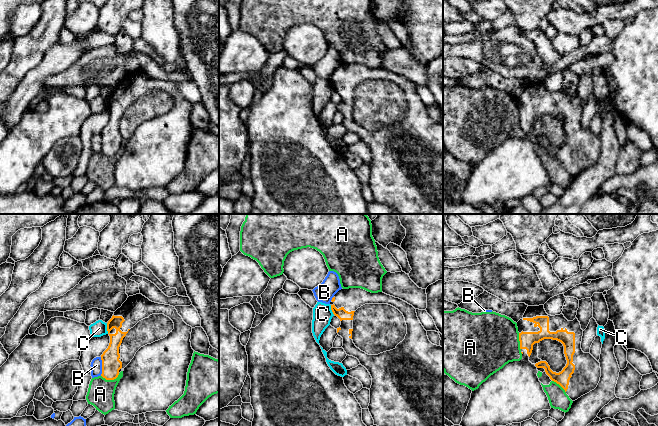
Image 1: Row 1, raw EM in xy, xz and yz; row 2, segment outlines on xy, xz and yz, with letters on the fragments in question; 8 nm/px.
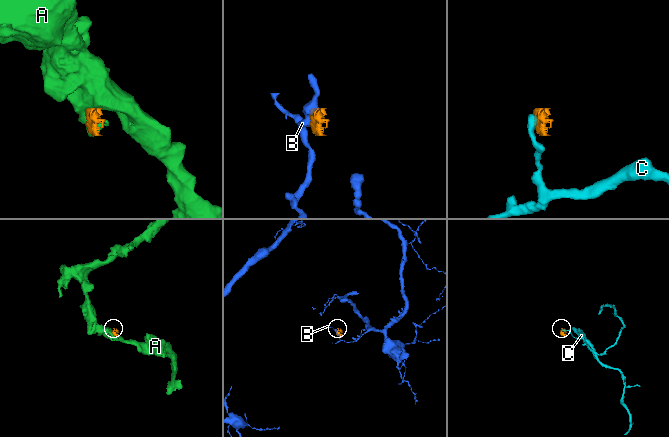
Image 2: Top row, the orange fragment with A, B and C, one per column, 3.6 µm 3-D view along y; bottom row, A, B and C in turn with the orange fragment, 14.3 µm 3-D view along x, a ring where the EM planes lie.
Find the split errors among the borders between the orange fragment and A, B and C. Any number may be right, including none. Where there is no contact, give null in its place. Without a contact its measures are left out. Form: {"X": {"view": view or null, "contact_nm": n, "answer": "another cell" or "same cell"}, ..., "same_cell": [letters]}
{"A": {"view": "xy", "contact_nm": 150, "answer": "another cell"}, "B": {"view": "xy", "contact_nm": 150, "answer": "another cell"}, "C": {"view": "xy", "contact_nm": 90, "answer": "another cell"}, "same_cell": []}

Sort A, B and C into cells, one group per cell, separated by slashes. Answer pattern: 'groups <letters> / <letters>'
groups A / B / C

